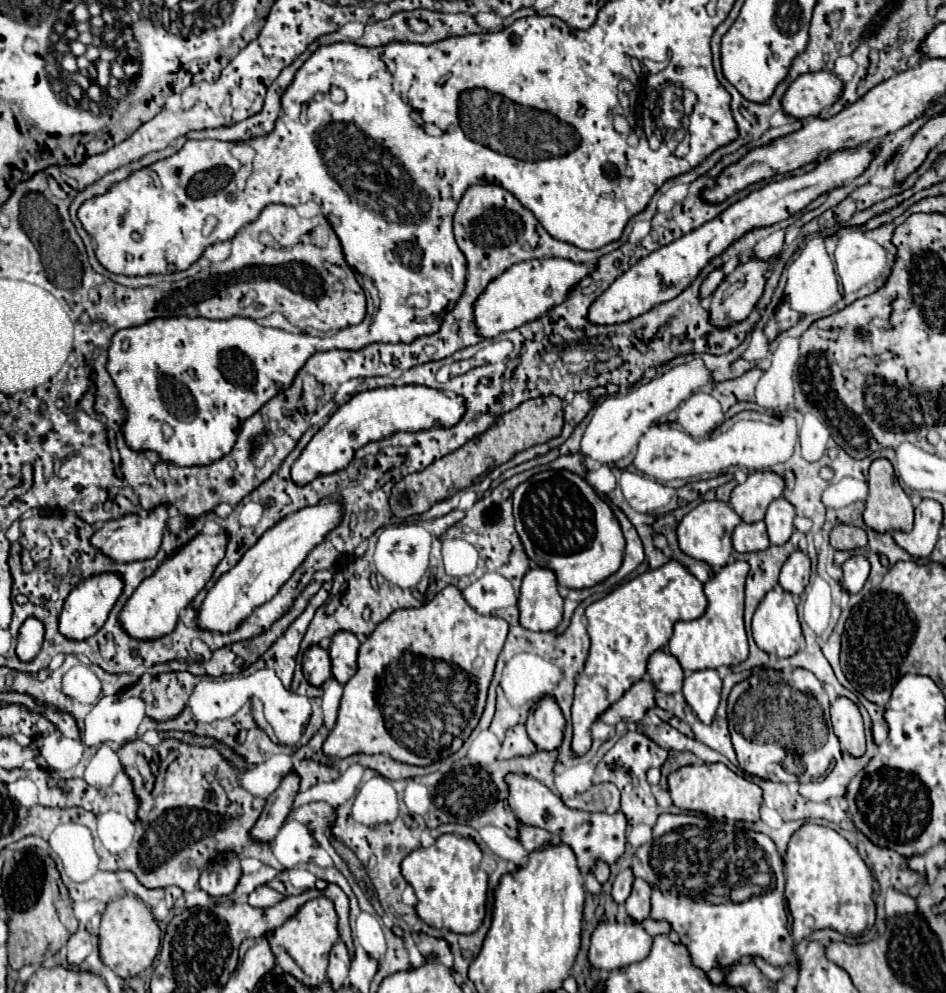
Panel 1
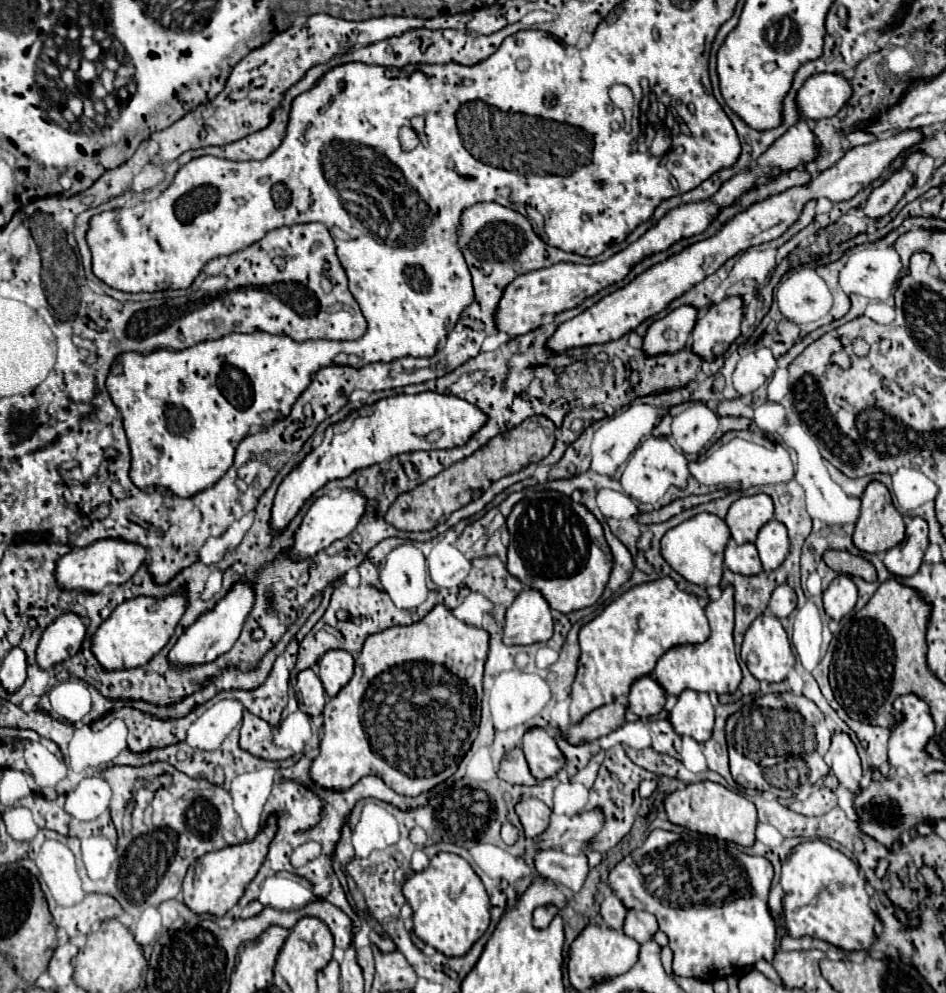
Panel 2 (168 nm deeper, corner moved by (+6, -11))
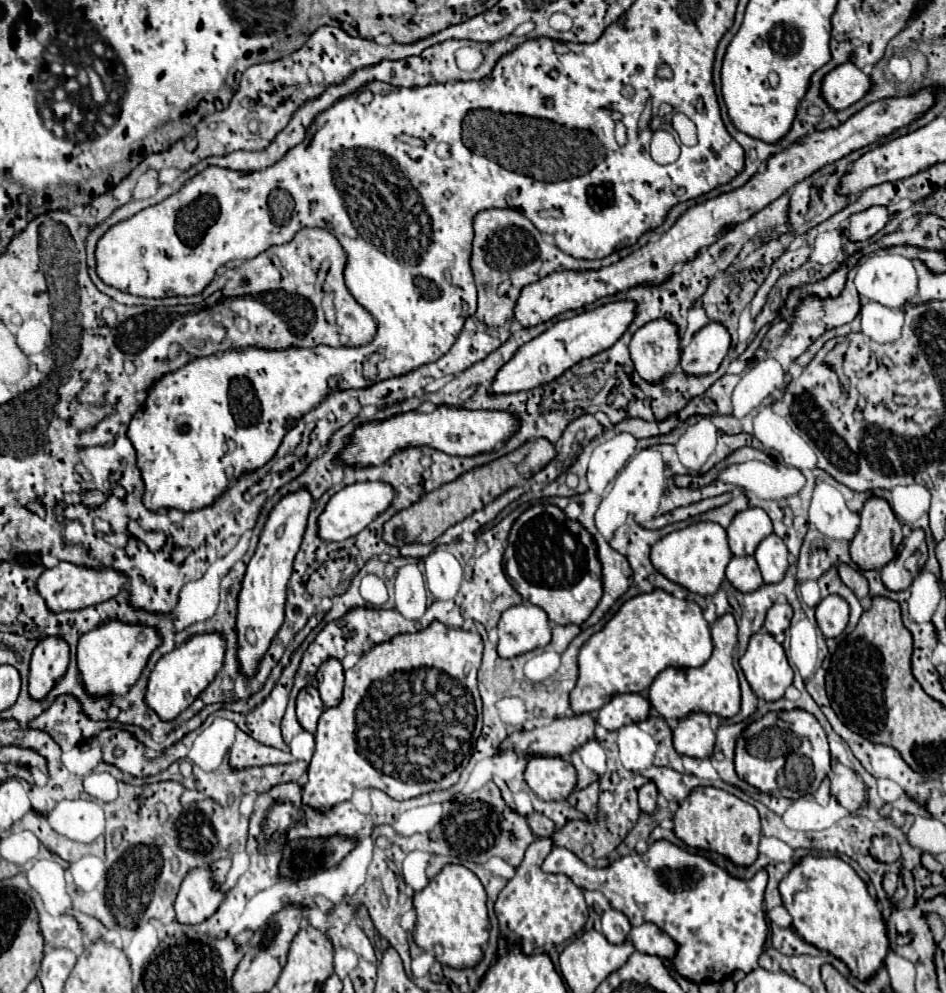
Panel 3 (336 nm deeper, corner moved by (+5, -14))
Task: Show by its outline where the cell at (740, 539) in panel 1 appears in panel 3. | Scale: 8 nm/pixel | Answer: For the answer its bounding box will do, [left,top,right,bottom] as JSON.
[727,556,763,592]

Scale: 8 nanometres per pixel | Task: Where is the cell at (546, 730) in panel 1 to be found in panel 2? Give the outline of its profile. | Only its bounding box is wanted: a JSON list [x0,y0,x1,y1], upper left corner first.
[522,727,564,781]

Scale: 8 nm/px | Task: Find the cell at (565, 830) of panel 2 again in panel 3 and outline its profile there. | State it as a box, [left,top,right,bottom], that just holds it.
[495,838,587,954]

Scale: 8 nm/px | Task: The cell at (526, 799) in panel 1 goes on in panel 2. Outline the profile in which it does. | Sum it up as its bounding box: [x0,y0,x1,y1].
[516,797,550,839]

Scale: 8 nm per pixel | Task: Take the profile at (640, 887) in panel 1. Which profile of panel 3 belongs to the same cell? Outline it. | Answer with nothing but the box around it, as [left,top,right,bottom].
[629,922,677,960]

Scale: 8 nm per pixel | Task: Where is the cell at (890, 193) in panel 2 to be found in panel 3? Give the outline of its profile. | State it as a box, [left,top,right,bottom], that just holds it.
[849,206,889,242]

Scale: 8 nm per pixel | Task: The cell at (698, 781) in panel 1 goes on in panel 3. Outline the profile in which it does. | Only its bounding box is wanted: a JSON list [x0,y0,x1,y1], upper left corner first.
[673,786,761,866]

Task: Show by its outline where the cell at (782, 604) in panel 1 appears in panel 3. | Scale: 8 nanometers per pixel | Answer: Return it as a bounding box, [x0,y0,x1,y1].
[739,632,793,702]

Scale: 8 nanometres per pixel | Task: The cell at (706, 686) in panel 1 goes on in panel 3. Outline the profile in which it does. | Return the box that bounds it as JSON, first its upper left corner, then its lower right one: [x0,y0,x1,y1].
[673,714,715,758]

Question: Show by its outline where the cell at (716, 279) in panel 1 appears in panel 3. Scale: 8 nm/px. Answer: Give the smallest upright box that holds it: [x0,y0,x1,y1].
[629,320,679,384]

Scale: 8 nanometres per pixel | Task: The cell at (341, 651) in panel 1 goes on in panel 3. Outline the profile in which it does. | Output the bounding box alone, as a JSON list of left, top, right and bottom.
[317,658,343,706]

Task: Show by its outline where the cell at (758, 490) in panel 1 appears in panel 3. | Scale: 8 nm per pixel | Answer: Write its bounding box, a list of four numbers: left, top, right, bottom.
[727,508,773,556]

